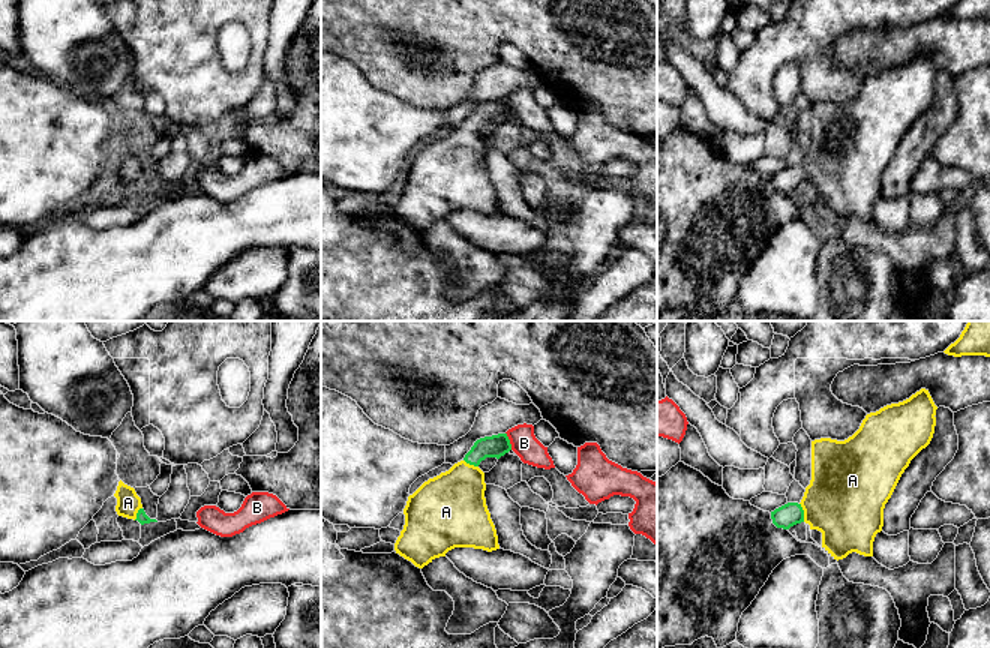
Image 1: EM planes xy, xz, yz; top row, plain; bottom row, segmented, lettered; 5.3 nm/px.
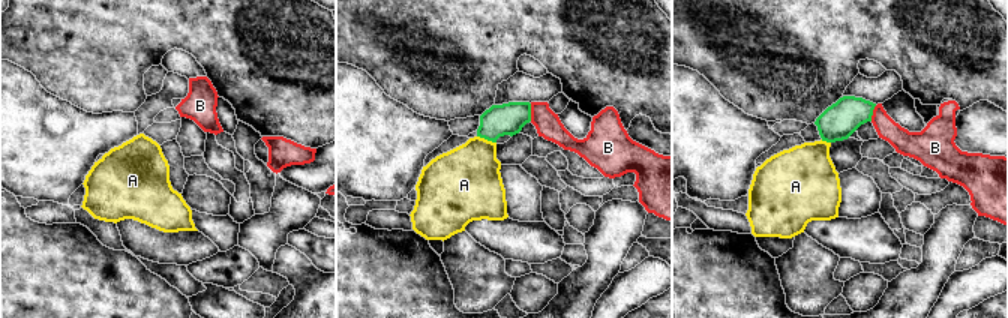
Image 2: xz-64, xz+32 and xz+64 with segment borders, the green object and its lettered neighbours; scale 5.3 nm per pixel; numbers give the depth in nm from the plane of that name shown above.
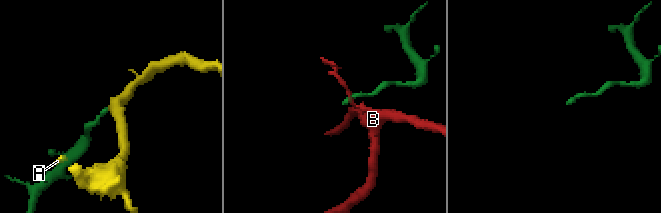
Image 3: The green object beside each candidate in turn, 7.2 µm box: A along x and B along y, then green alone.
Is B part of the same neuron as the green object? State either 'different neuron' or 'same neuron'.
different neuron

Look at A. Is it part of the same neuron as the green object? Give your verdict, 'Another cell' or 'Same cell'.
Same cell

